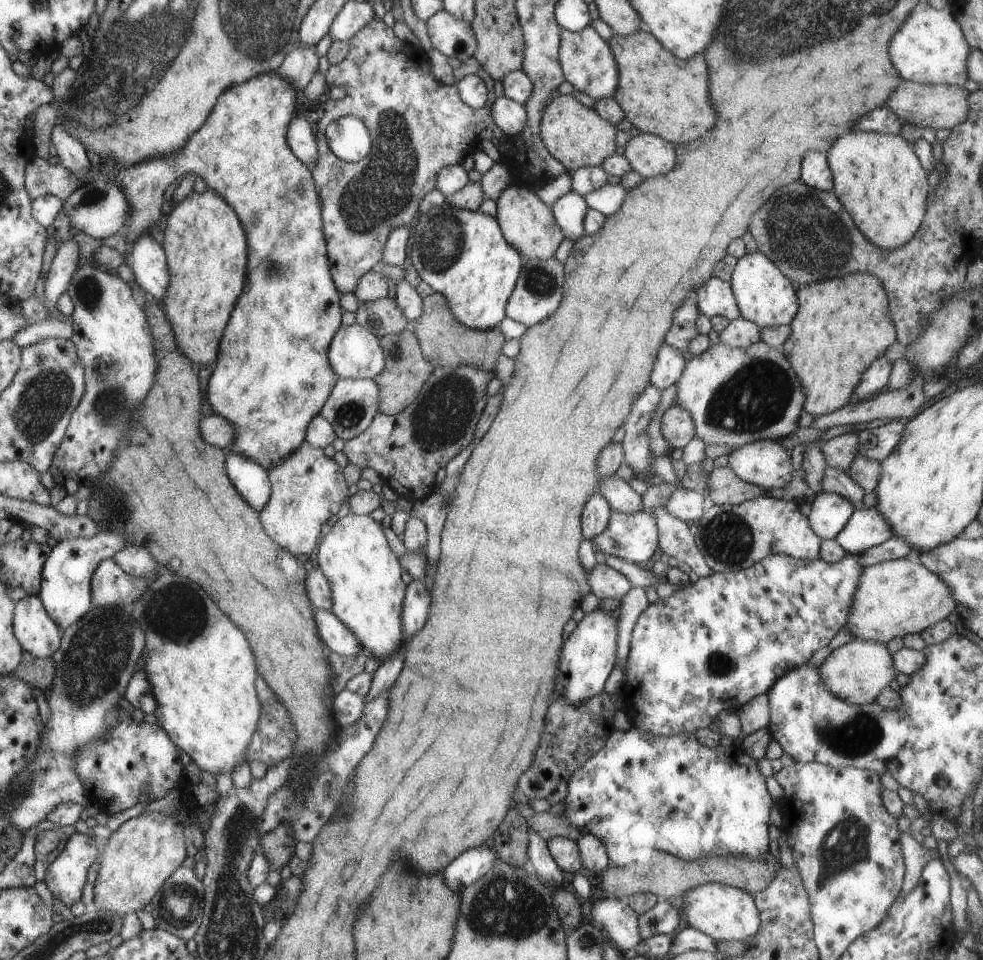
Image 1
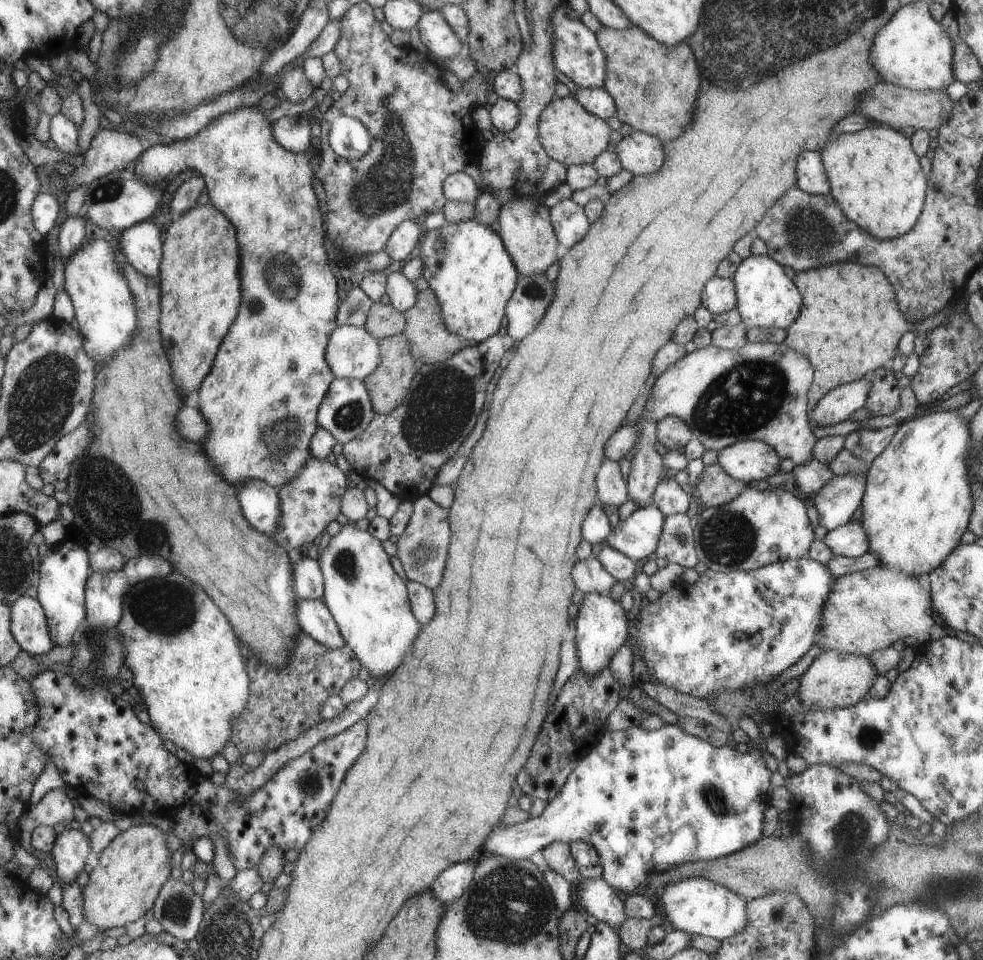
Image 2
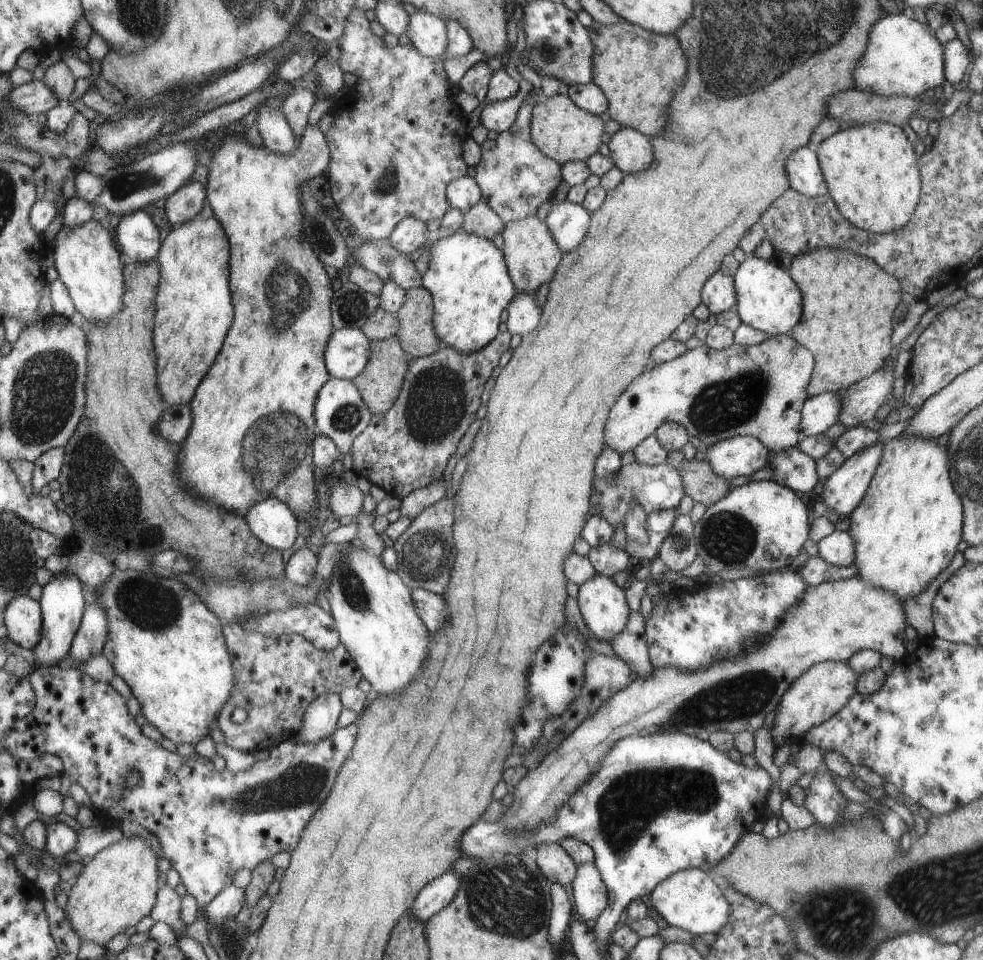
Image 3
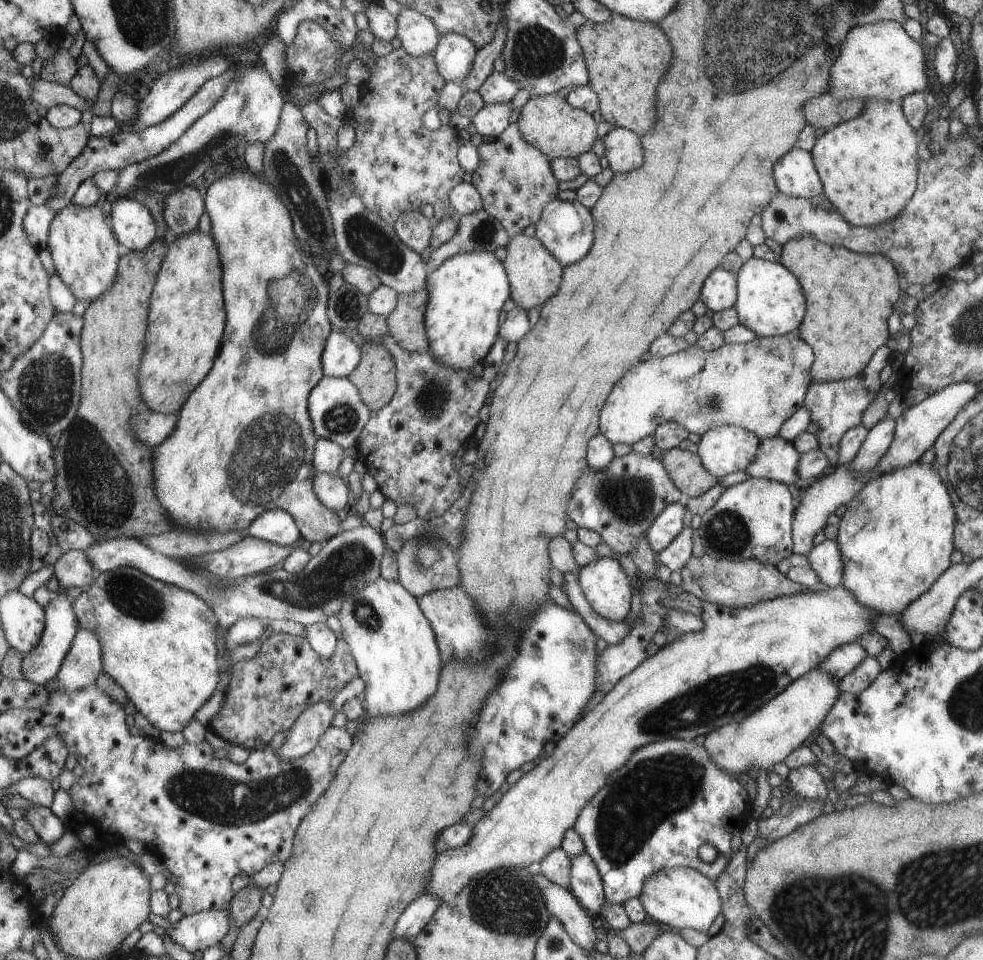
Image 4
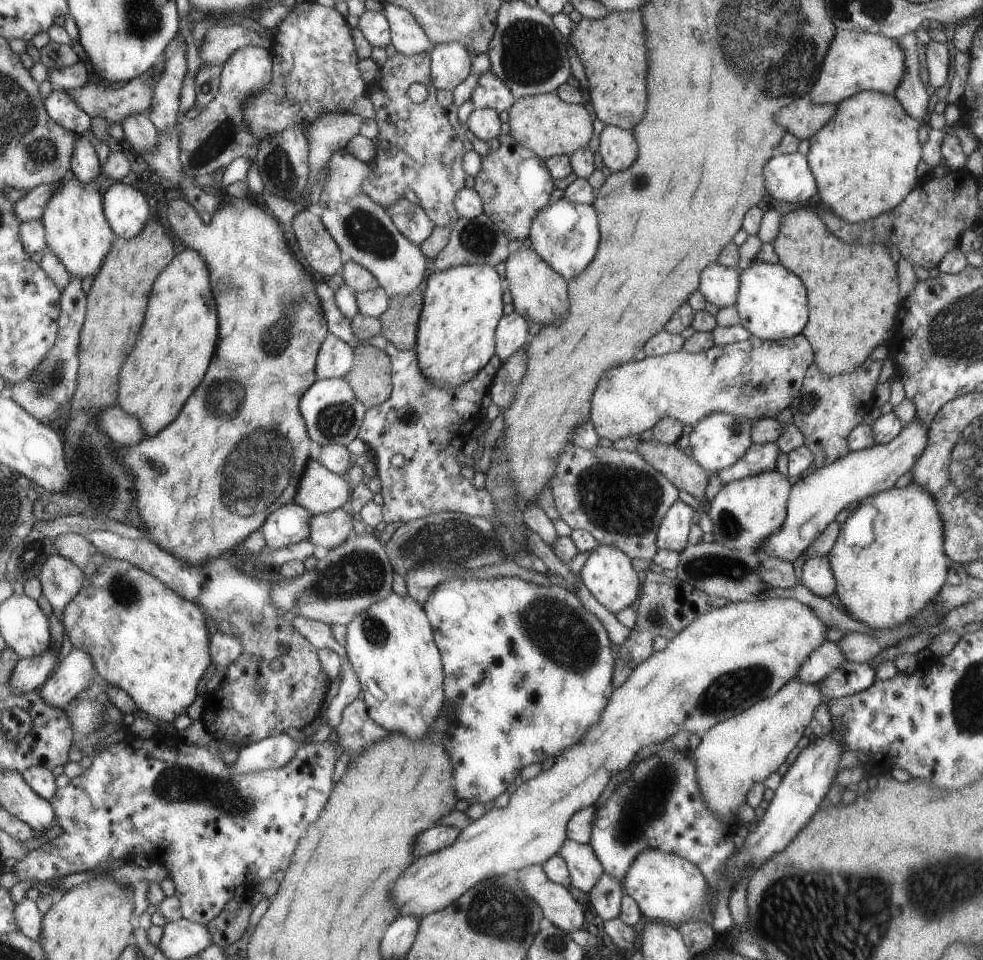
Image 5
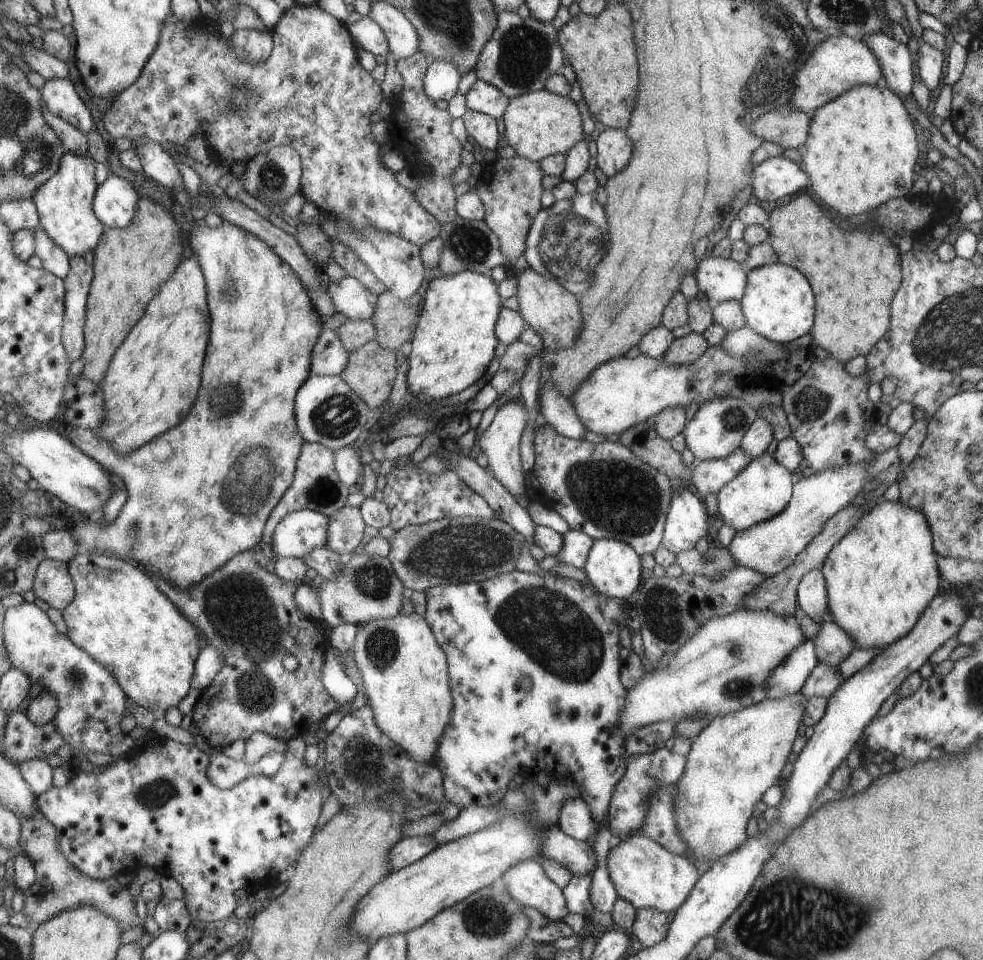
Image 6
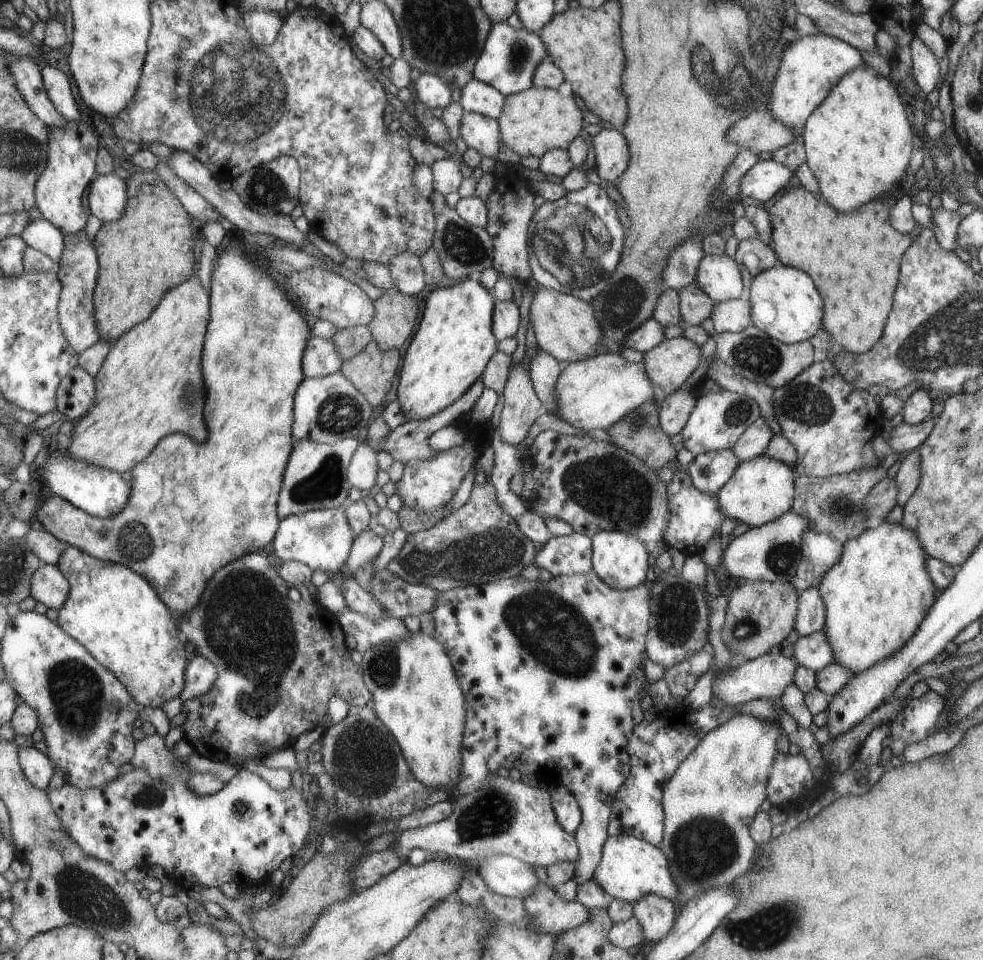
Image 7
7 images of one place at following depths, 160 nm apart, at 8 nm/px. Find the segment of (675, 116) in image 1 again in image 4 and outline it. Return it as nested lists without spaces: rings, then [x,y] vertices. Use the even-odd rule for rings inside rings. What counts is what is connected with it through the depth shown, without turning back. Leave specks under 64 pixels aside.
[[[613,15],[602,23],[586,20],[576,28],[576,39],[587,64],[588,85],[597,95],[598,110],[603,120],[615,127],[631,128],[641,136],[651,132],[655,122],[653,92],[671,58],[669,42],[659,26]]]

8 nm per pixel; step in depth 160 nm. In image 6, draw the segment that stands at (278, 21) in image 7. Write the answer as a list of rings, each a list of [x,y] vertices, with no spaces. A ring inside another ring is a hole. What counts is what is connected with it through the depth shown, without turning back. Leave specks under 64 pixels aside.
[[[234,29],[230,38],[240,61],[258,63],[267,60],[270,55],[272,34],[269,30]]]

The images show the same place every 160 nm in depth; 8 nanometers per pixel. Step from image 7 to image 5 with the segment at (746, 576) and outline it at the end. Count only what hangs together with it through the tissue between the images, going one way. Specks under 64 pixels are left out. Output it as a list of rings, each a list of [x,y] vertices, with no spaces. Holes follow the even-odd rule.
[[[915,417],[905,424],[901,432],[889,442],[879,443],[878,445],[873,444],[870,447],[849,452],[831,464],[815,469],[811,474],[797,478],[793,483],[792,492],[788,493],[787,513],[781,526],[778,526],[778,529],[775,529],[762,542],[762,545],[751,553],[755,553],[759,560],[764,560],[767,557],[775,557],[779,560],[792,563],[797,556],[801,555],[808,548],[812,540],[820,536],[825,526],[833,521],[835,515],[840,510],[843,510],[843,508],[845,509],[847,504],[860,501],[863,497],[891,489],[893,484],[895,484],[895,480],[916,464],[917,457],[923,452],[927,442],[928,427],[921,421],[917,421]]]

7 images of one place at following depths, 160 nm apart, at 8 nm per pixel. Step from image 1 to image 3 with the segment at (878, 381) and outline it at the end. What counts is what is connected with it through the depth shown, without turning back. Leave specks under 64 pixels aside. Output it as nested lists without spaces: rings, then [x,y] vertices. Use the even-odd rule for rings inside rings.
[[[835,391],[819,393],[809,397],[800,412],[800,438],[821,435],[837,420],[840,409],[840,395]]]

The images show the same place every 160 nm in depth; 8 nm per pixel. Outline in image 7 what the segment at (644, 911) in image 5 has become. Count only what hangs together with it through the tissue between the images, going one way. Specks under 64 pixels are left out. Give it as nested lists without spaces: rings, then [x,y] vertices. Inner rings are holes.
[[[611,835],[605,839],[601,852],[591,879],[612,899],[634,903],[646,894],[656,894],[675,902],[677,884],[669,874],[668,859],[659,846],[653,846],[645,842],[645,839],[638,839],[633,835]]]

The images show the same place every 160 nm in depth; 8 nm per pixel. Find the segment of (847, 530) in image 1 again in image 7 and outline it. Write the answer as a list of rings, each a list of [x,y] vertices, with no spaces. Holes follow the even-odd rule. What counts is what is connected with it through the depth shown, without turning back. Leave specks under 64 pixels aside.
[[[812,586],[799,592],[799,600],[796,602],[796,625],[794,626],[798,636],[821,631],[824,623],[824,604],[818,588]]]

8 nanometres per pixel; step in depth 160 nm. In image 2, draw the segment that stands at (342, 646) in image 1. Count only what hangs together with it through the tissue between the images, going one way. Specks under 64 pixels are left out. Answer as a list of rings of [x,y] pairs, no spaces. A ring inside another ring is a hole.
[[[322,599],[297,601],[294,621],[299,631],[308,634],[326,649],[335,649],[344,645],[336,622]]]

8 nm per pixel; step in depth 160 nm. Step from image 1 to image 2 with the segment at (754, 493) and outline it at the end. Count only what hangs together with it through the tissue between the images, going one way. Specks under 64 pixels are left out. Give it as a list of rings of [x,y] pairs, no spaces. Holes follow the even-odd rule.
[[[719,463],[705,465],[698,475],[692,491],[697,510],[725,504],[743,492],[746,483],[731,478]]]

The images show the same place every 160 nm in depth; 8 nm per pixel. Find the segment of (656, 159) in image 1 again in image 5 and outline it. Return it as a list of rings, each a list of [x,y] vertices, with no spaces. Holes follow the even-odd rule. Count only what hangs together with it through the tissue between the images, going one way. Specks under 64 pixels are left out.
[[[605,125],[598,138],[598,152],[606,172],[623,170],[635,160],[637,144],[631,132]]]

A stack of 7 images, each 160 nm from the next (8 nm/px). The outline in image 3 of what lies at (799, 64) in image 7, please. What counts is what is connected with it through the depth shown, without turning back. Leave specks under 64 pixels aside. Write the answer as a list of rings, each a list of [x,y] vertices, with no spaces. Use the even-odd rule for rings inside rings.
[[[902,12],[896,15],[885,14],[869,29],[864,53],[852,70],[853,87],[884,97],[905,95],[915,98],[925,90],[935,88],[944,81],[944,52],[941,52],[941,45],[931,36],[927,25],[920,24],[913,17],[909,18]]]

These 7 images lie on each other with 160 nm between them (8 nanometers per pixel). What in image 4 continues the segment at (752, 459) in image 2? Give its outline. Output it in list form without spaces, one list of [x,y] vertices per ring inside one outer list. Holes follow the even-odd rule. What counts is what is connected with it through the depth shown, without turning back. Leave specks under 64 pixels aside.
[[[721,425],[706,430],[696,443],[696,455],[709,474],[718,479],[742,471],[752,458],[760,439],[751,431],[733,425]]]

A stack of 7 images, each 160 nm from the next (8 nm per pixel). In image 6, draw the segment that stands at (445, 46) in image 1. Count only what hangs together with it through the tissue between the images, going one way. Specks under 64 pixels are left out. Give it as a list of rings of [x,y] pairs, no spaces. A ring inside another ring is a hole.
[[[385,1],[372,2],[367,17],[373,19],[384,31],[388,41],[388,51],[396,59],[407,58],[417,51],[419,39],[416,29],[408,18],[405,18],[404,13],[392,4]]]

